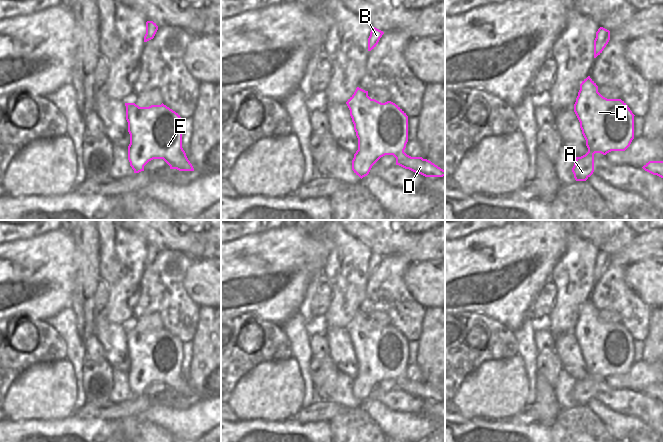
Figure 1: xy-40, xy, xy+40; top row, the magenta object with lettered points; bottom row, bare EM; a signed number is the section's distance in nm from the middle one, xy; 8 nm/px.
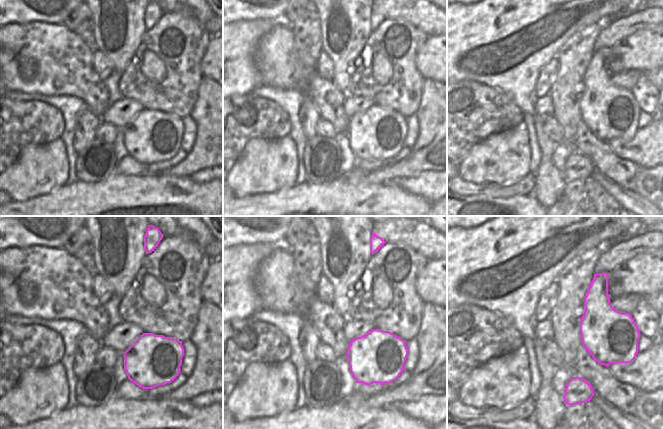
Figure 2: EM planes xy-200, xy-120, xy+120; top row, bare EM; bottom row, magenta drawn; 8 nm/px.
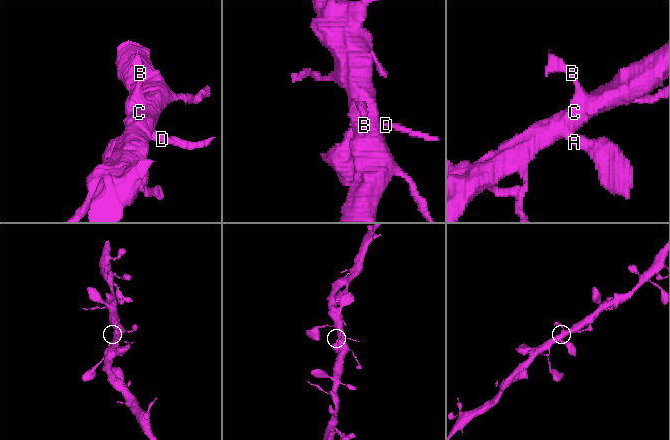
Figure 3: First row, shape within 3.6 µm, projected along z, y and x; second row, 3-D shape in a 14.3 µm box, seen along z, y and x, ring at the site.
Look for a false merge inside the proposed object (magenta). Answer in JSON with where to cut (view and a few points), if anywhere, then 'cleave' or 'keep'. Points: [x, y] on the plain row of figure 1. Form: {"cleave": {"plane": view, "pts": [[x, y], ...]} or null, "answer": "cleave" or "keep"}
{"cleave": null, "answer": "keep"}

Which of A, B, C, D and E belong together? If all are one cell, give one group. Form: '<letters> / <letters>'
A B C D E

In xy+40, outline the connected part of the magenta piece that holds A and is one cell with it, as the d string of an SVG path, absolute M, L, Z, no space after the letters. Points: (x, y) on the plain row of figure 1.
M588 300L580 308L574 328L574 336L580 346L588 376L576 381L572 396L576 405L586 405L594 396L594 378L606 379L611 375L625 375L634 363L634 338L621 323L607 323L598 316L598 310Z

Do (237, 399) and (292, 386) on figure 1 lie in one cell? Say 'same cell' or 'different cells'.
same cell

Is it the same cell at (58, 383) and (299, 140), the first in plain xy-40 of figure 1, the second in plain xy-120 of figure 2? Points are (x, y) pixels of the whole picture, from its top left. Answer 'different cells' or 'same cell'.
different cells

